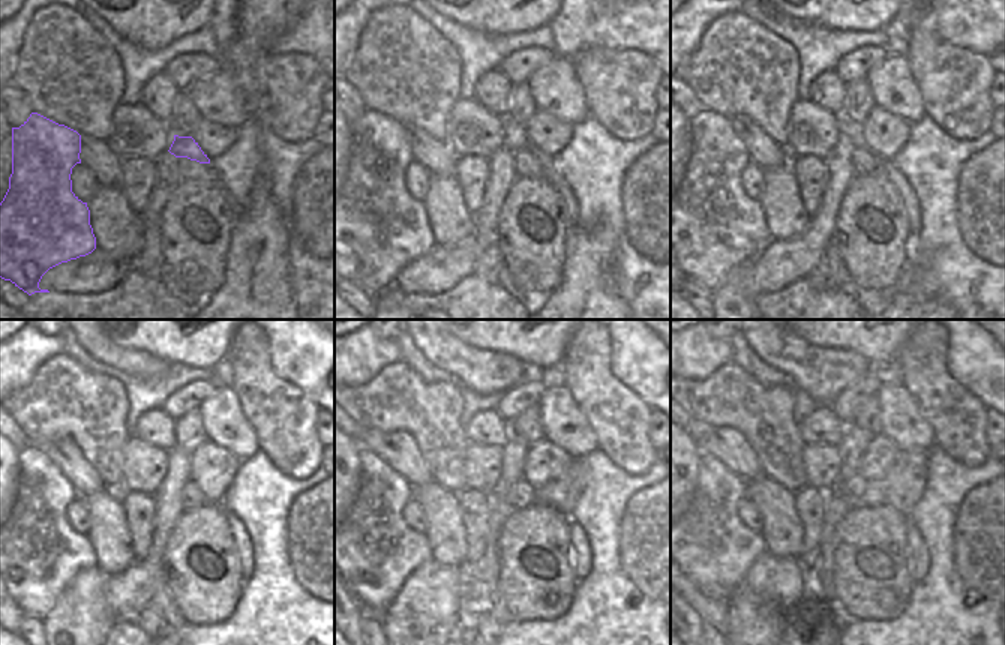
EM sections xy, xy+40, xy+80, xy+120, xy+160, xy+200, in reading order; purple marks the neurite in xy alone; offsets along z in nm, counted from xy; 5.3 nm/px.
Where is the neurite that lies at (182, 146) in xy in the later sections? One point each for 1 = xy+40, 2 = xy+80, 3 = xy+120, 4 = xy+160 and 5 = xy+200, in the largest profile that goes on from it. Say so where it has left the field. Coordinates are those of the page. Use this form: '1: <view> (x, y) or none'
1: xy+40 (549, 174)
2: xy+80 (894, 176)
3: xy+120 (242, 540)
4: xy+160 (581, 548)
5: xy+200 (918, 552)

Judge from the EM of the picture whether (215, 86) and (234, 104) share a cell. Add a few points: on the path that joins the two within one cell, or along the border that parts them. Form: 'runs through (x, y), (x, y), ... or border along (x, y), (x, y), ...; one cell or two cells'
runs through (219, 90), (230, 101); one cell

